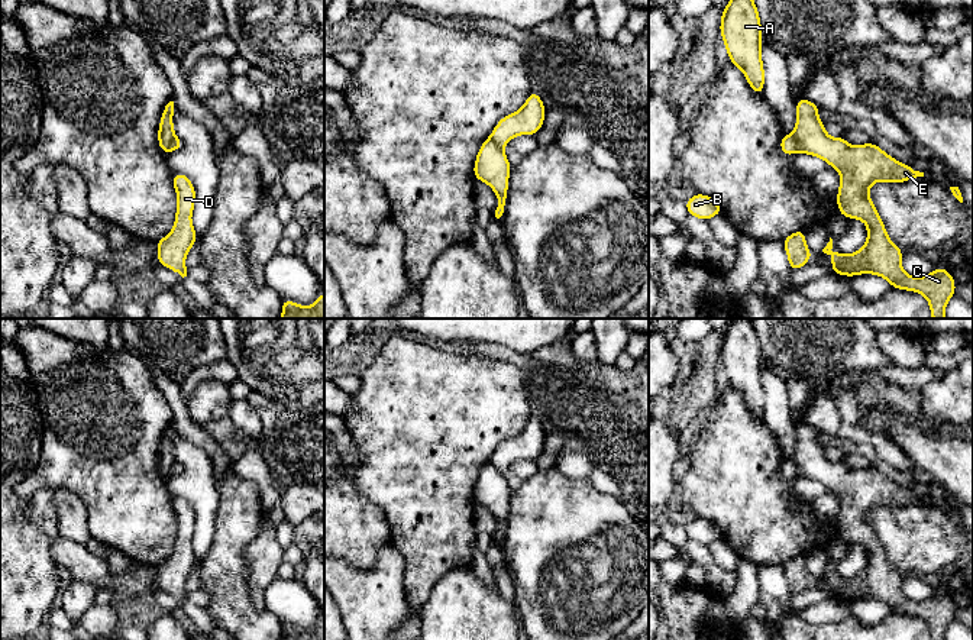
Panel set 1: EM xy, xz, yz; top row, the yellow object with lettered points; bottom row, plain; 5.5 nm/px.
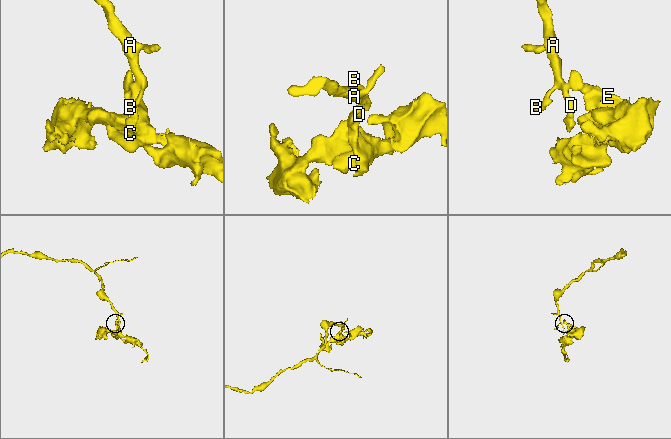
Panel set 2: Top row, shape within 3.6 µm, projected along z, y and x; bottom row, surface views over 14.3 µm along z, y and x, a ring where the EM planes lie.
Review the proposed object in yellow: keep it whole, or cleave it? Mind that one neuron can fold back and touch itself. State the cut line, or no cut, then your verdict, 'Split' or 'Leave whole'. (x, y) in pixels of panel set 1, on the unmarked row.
Split along yz (791, 459), (798, 474). Split

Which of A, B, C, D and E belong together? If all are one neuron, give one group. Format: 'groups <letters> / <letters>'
groups A B D / C E

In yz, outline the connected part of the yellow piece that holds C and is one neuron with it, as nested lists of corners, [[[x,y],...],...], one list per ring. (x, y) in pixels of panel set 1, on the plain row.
[[[806,423],[796,426],[796,449],[792,462],[798,475],[824,484],[841,501],[837,529],[847,543],[859,543],[867,550],[867,565],[851,579],[833,576],[833,563],[822,573],[833,581],[831,595],[856,601],[873,598],[889,605],[892,612],[922,618],[931,640],[945,640],[944,633],[956,618],[956,607],[948,594],[935,592],[925,601],[908,599],[902,589],[904,575],[888,560],[882,542],[869,521],[869,513],[877,505],[905,507],[924,497],[896,485],[876,468],[851,471],[846,462],[831,462],[818,442],[818,430]]]

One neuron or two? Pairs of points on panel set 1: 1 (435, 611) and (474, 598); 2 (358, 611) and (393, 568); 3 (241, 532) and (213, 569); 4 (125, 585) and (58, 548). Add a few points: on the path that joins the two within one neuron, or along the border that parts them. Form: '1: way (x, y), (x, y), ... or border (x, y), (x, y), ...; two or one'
1: way (445, 611), (461, 611), (464, 608); one
2: way (368, 601), (387, 578); one
3: way (232, 540), (222, 561); one
4: way (109, 577), (83, 565), (74, 558); one

